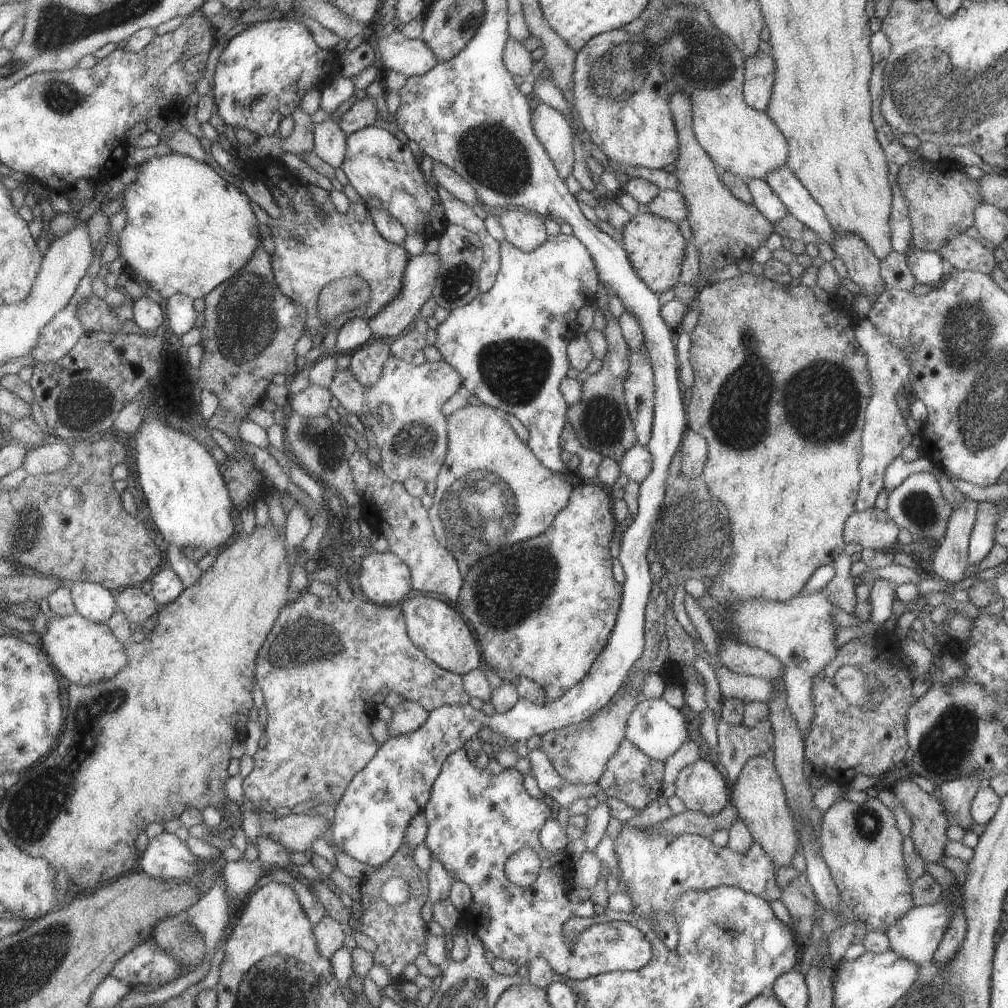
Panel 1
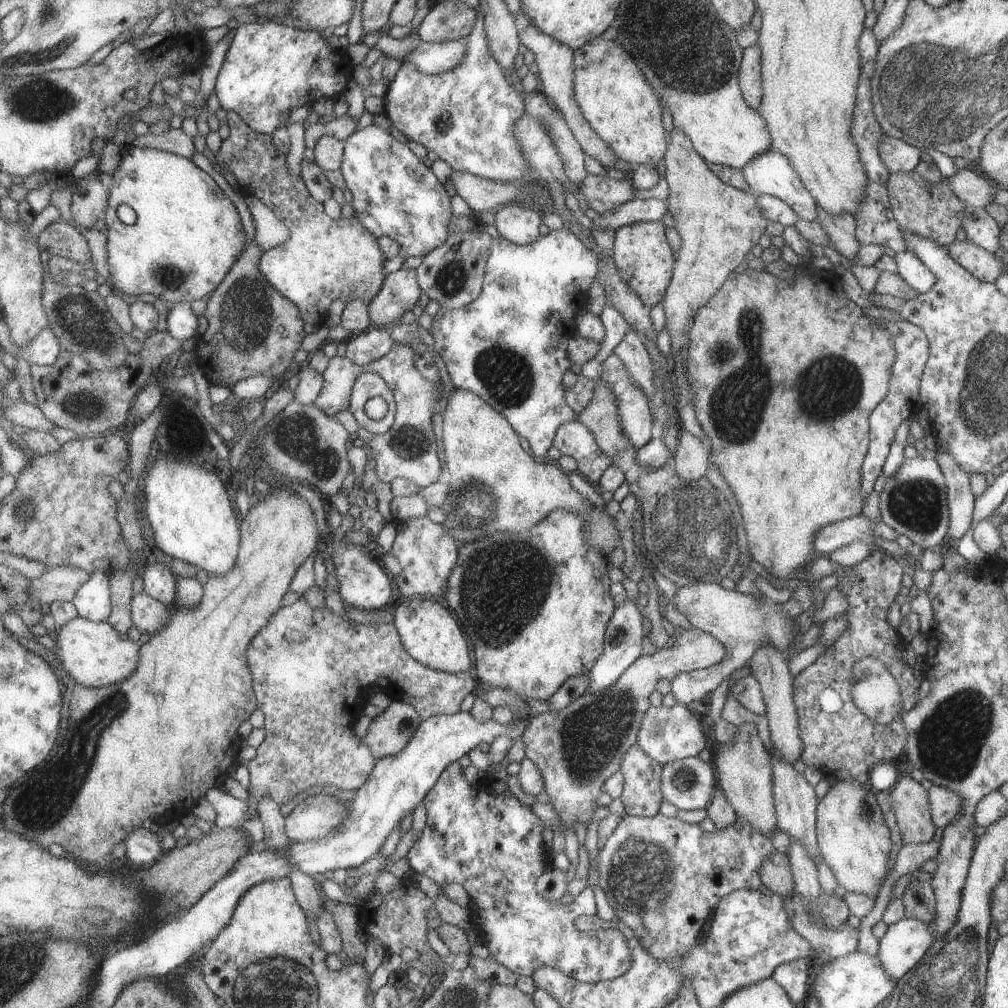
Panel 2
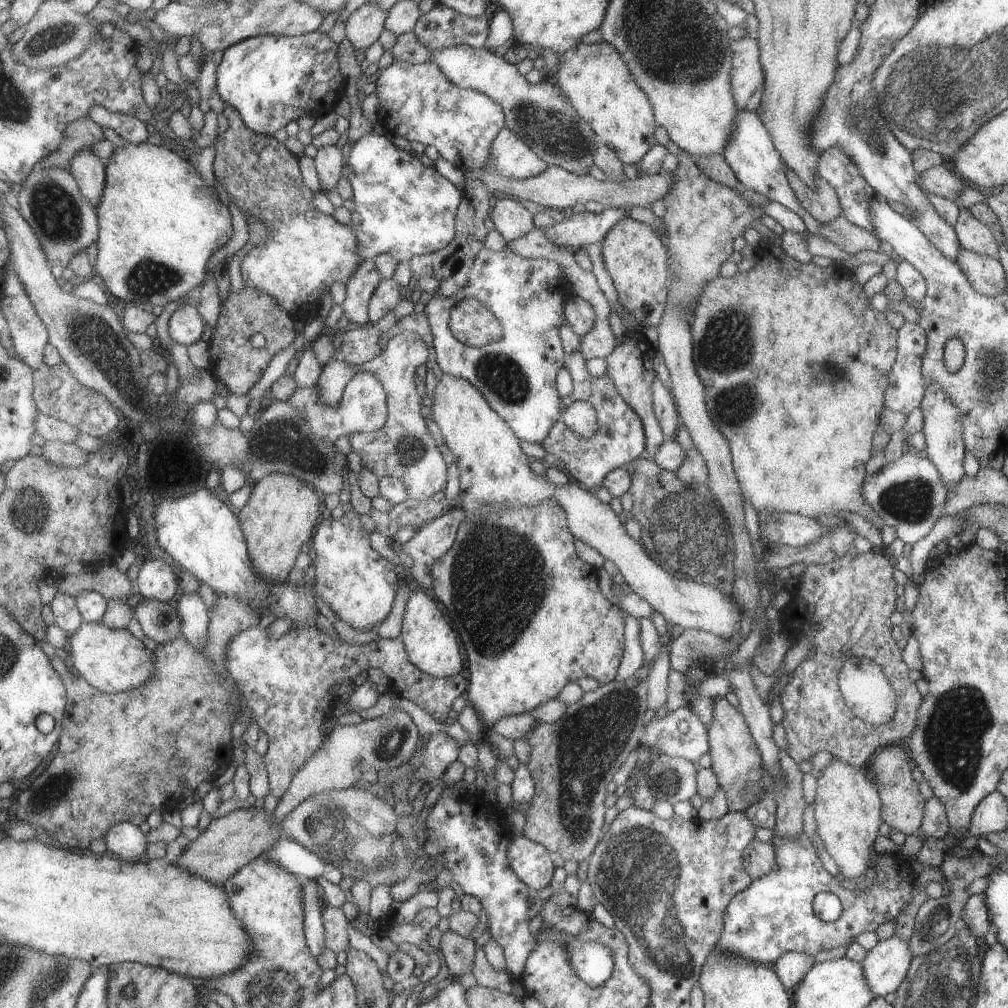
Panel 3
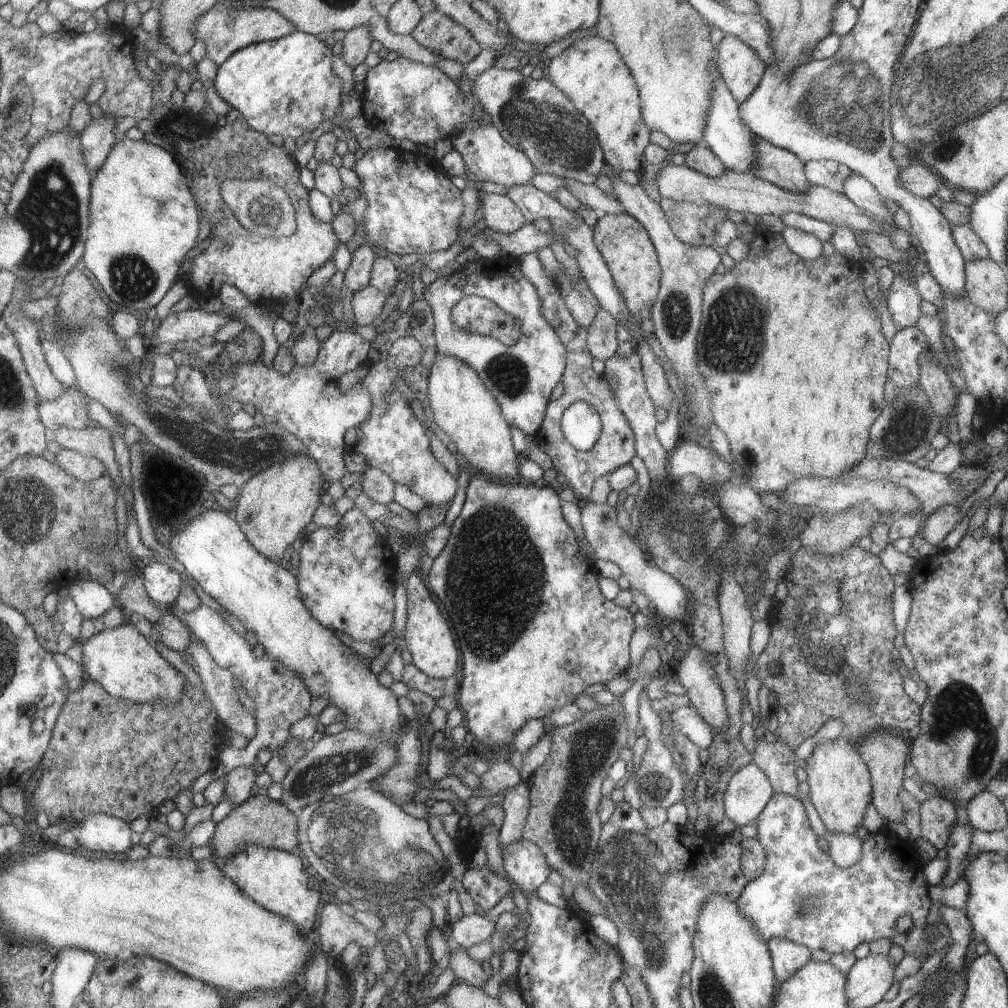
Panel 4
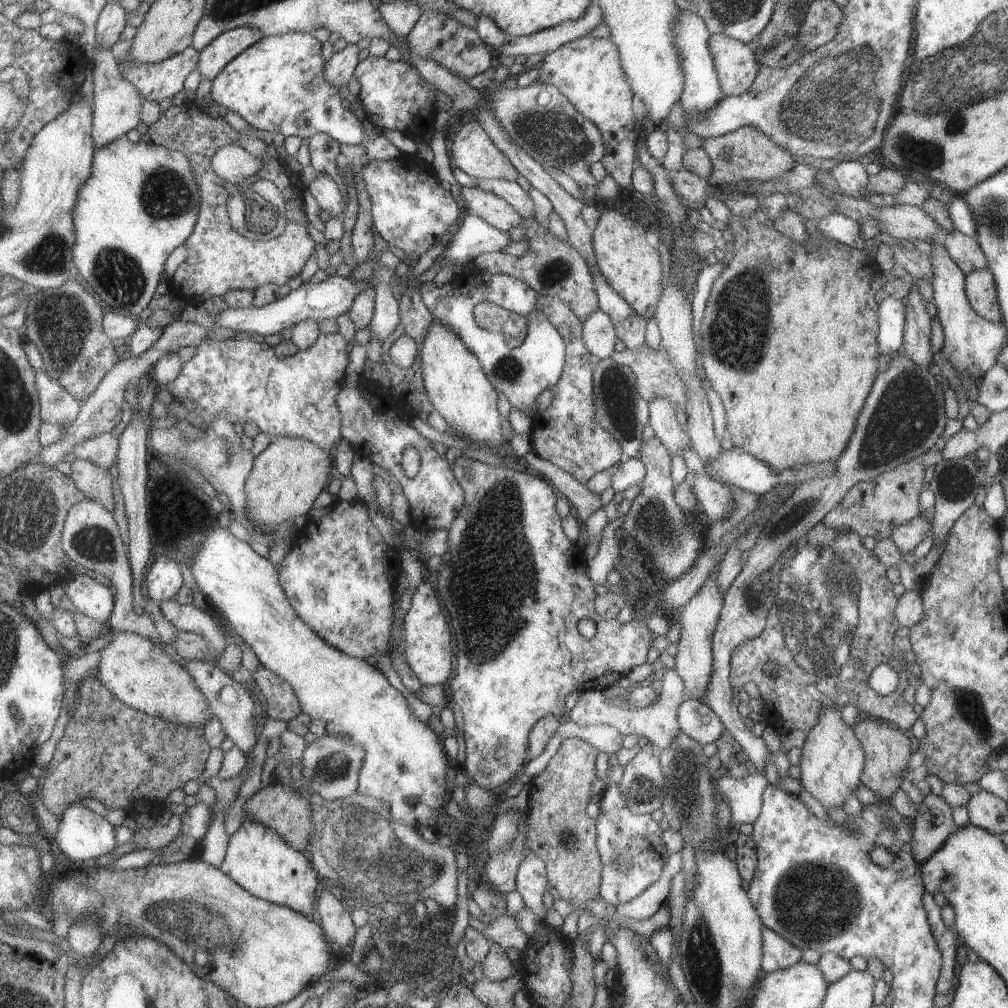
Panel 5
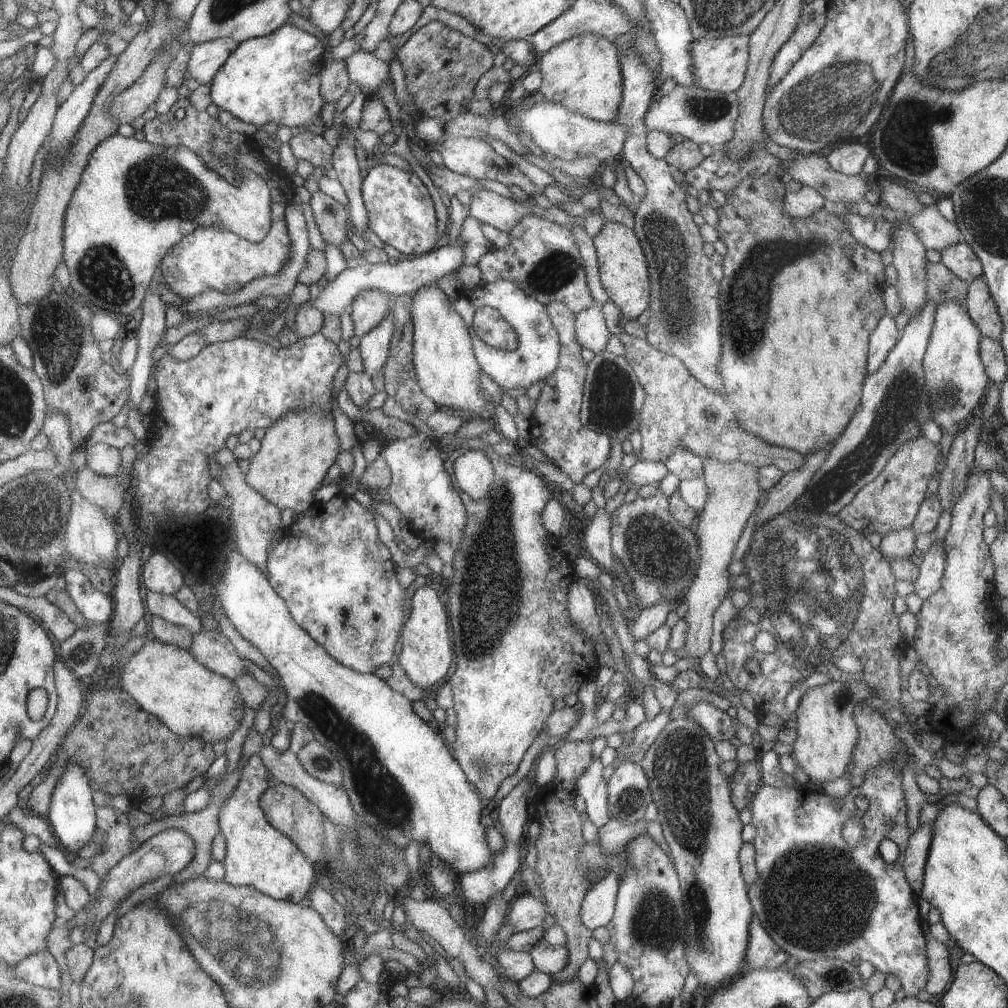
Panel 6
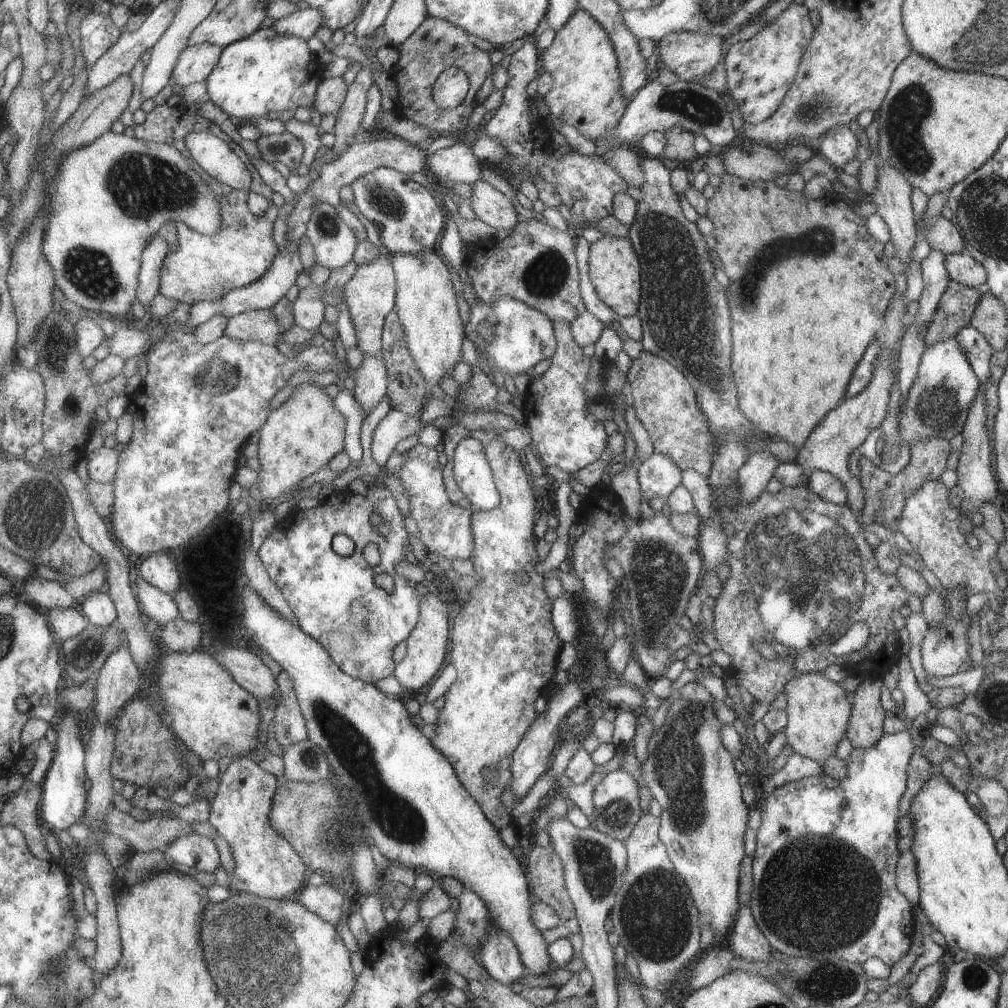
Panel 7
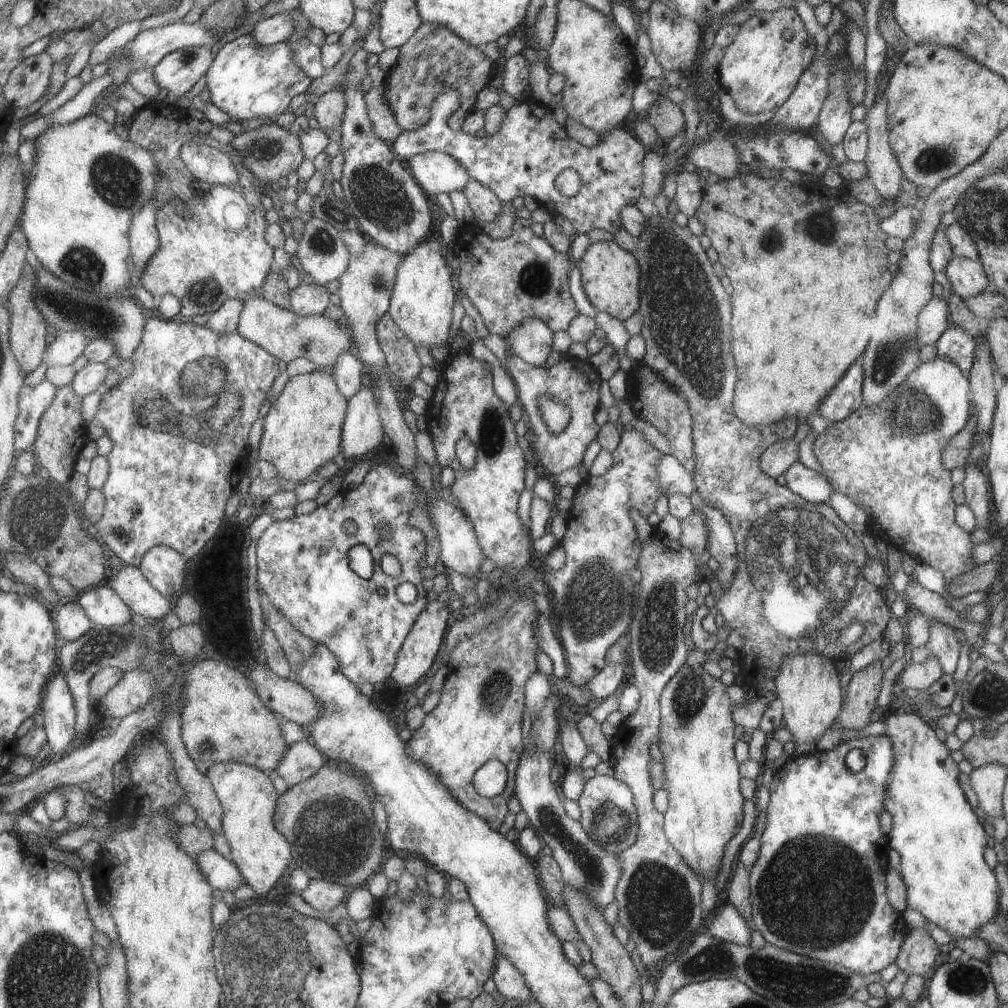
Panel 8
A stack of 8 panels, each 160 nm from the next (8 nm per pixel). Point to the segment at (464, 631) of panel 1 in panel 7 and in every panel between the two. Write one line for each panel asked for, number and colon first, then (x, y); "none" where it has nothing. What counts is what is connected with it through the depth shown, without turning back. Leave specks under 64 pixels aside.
2: (429, 633)
3: (431, 645)
4: (427, 638)
5: (427, 650)
6: (426, 653)
7: (425, 645)

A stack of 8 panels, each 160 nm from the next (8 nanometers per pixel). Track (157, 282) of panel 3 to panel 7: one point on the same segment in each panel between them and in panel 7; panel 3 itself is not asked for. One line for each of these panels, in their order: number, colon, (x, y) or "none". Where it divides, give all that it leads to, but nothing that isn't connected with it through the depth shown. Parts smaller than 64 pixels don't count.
4: (143, 218)
5: (140, 201)
6: (134, 199)
7: (108, 198)

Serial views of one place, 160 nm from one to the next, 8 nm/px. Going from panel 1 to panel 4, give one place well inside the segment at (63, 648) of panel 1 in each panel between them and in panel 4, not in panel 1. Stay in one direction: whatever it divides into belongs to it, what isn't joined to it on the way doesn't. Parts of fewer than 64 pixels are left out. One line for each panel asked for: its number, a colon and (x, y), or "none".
2: (95, 655)
3: (112, 660)
4: (121, 660)

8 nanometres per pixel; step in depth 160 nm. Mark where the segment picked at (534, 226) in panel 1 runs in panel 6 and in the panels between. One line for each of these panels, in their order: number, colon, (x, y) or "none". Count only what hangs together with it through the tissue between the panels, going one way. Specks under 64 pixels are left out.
2: (518, 223)
3: (510, 219)
4: (500, 214)
5: (496, 212)
6: (488, 207)

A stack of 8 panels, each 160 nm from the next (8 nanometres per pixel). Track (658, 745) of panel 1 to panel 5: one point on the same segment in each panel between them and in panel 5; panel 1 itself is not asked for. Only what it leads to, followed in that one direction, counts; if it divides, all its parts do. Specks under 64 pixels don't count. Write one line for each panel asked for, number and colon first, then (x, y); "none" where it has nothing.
2: (666, 733)
3: (680, 733)
4: (688, 722)
5: (695, 719)

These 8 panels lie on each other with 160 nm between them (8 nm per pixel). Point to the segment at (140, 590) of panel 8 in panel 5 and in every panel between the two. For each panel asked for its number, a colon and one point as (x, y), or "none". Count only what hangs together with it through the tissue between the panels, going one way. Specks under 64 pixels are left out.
5: (188, 618)
6: (166, 607)
7: (160, 606)

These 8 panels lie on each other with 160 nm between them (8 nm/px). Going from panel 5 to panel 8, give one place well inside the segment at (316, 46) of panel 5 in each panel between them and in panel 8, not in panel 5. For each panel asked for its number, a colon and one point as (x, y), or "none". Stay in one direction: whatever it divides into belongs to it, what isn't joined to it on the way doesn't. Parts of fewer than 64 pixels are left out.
6: (273, 78)
7: (264, 71)
8: (246, 81)

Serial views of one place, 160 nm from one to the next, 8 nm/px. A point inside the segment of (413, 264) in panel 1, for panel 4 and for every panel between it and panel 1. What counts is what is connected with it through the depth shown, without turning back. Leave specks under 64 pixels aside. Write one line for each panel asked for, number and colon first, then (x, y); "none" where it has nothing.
2: (399, 290)
3: (387, 293)
4: (366, 303)

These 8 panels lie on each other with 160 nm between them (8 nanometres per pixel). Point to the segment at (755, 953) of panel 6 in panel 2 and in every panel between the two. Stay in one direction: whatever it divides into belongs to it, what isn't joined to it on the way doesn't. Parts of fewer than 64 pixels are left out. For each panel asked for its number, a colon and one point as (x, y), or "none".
2: (794, 977)
3: (790, 966)
4: (786, 957)
5: (777, 953)

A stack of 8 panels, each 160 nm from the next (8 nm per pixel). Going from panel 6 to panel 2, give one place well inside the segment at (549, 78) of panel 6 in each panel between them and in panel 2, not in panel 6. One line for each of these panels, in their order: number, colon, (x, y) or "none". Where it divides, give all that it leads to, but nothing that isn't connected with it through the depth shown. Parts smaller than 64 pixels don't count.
2: (613, 96)
3: (593, 77)
4: (590, 73)
5: (587, 71)

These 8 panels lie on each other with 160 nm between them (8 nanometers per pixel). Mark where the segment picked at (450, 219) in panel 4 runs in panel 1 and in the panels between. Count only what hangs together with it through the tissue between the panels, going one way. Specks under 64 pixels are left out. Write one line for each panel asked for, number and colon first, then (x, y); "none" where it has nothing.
1: (382, 171)
2: (393, 194)
3: (403, 207)

